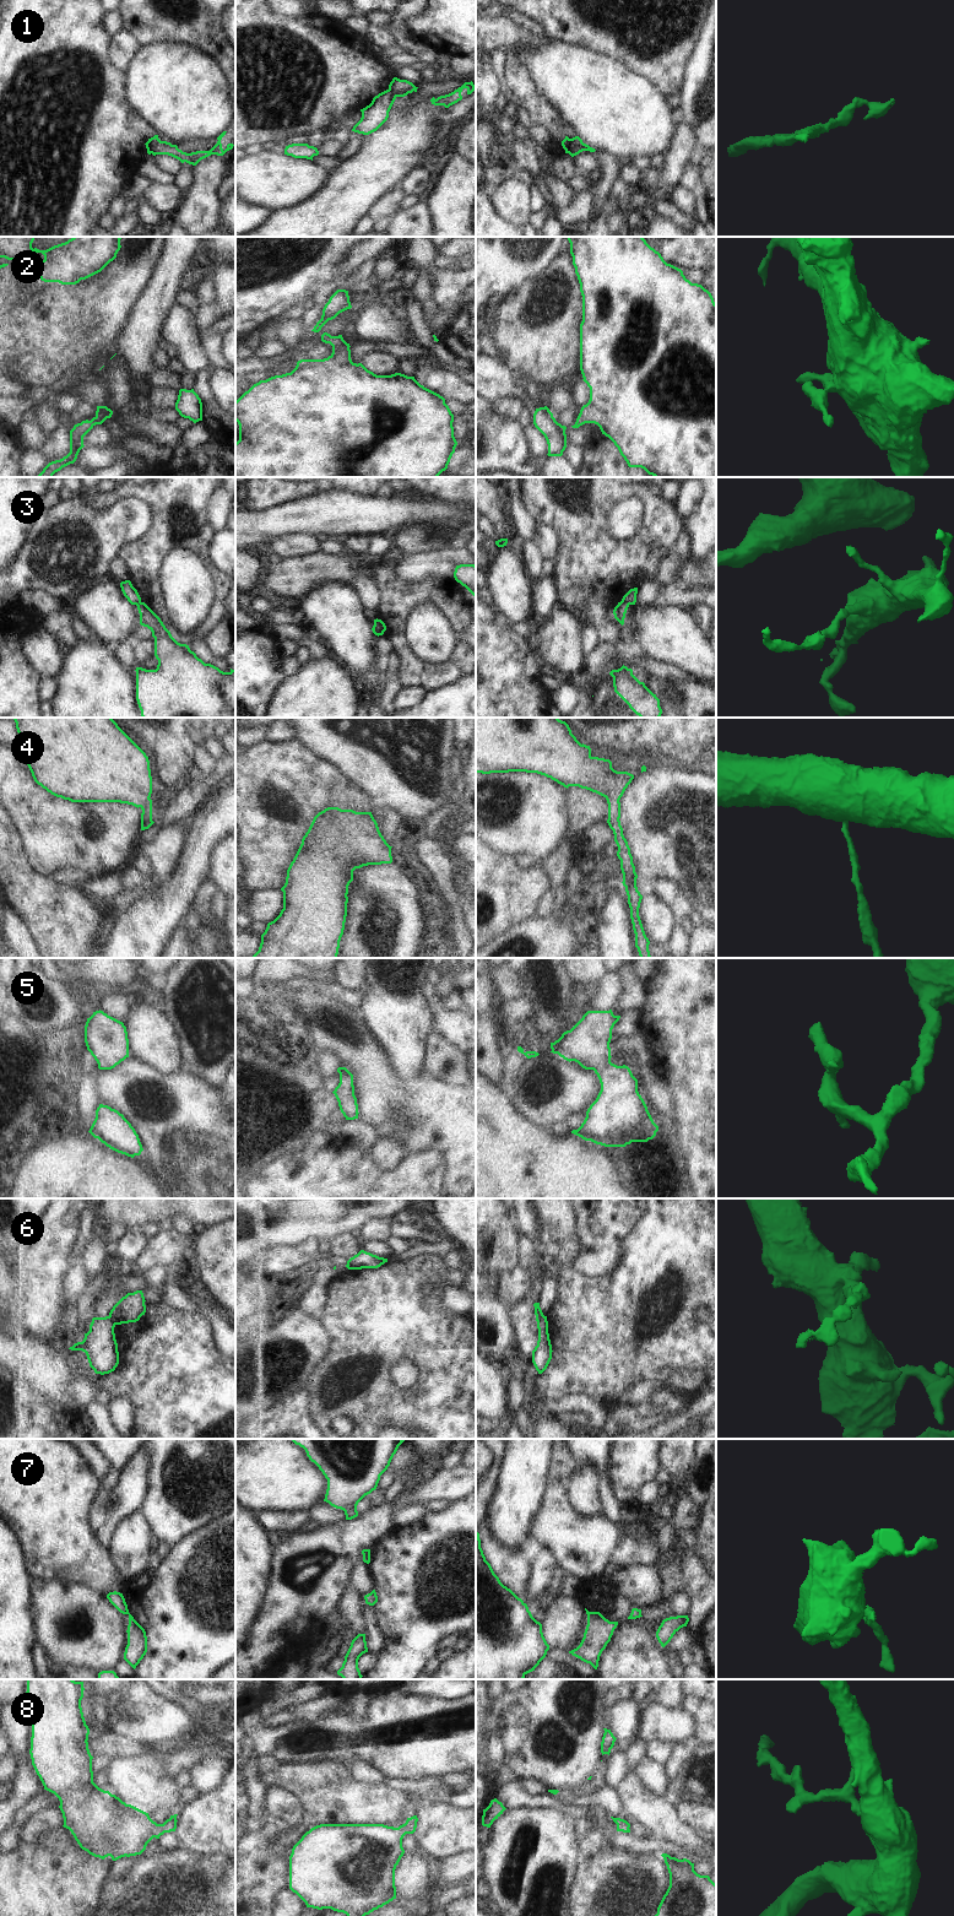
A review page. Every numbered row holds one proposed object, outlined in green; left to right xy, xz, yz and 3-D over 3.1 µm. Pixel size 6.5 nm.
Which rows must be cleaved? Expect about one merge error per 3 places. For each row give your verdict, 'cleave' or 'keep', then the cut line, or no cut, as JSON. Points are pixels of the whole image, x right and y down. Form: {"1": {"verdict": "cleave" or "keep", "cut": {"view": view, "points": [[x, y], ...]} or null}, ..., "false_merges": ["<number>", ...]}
{"1": {"verdict": "cleave", "cut": {"view": "yz", "points": [[572, 139], [568, 152]]}}, "2": {"verdict": "keep", "cut": null}, "3": {"verdict": "cleave", "cut": {"view": "yz", "points": [[622, 600], [628, 605]]}}, "4": {"verdict": "keep", "cut": null}, "5": {"verdict": "keep", "cut": null}, "6": {"verdict": "cleave", "cut": {"view": "xy", "points": [[108, 1316], [114, 1325]]}}, "7": {"verdict": "cleave", "cut": {"view": "xz", "points": [[368, 1549], [363, 1555]]}}, "8": {"verdict": "keep", "cut": null}, "false_merges": ["1", "3", "6", "7"]}

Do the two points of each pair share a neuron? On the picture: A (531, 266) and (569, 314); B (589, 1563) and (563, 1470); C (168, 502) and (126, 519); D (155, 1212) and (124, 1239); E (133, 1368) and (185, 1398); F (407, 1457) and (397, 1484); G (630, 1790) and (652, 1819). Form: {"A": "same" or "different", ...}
{"A": "different", "B": "different", "C": "different", "D": "different", "E": "same", "F": "different", "G": "same"}

